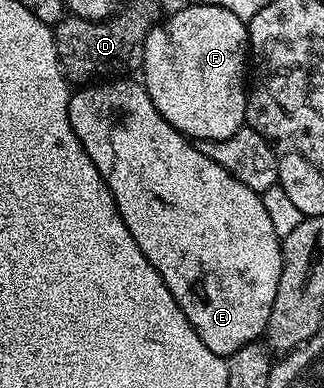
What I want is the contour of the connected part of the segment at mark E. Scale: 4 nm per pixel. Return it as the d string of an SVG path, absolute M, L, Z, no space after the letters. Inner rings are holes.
M120 77L84 86L72 94L67 112L73 133L77 133L85 153L89 153L109 185L133 241L137 241L153 269L161 273L173 301L181 305L181 313L185 313L197 337L205 341L205 349L226 357L256 342L267 330L283 268L281 237L273 229L269 213L265 213L262 194L241 185L237 177L205 157L192 140L173 129L157 113L142 82Z

